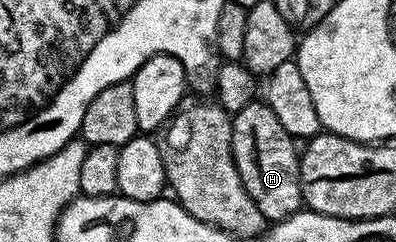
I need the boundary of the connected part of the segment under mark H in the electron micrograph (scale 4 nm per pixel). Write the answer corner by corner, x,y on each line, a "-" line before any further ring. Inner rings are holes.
255,102
232,113
231,119
231,146
235,166
247,194
251,194
251,202
259,206
259,214
263,214
266,221
276,222
302,211
299,148
296,148
298,145
294,137
289,136
287,130
283,130
279,118
275,118
275,110
271,110
267,103

